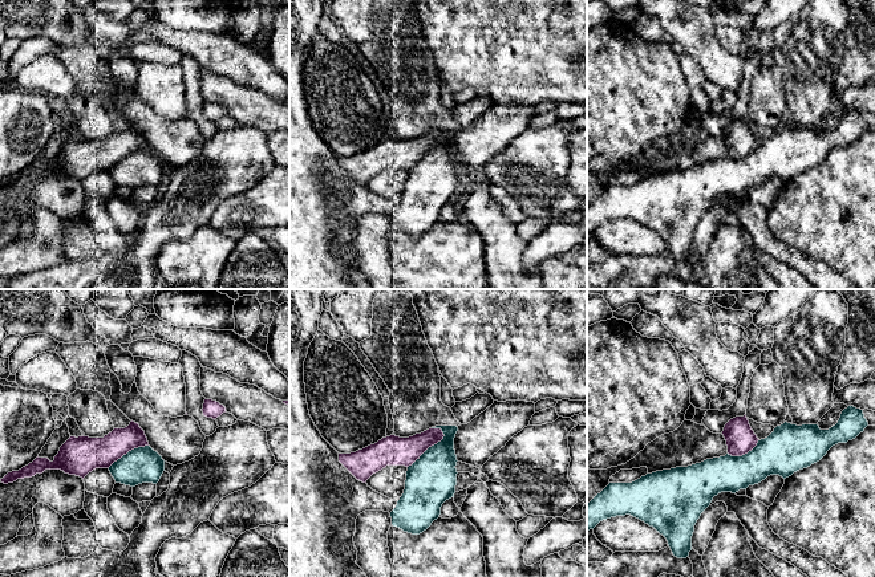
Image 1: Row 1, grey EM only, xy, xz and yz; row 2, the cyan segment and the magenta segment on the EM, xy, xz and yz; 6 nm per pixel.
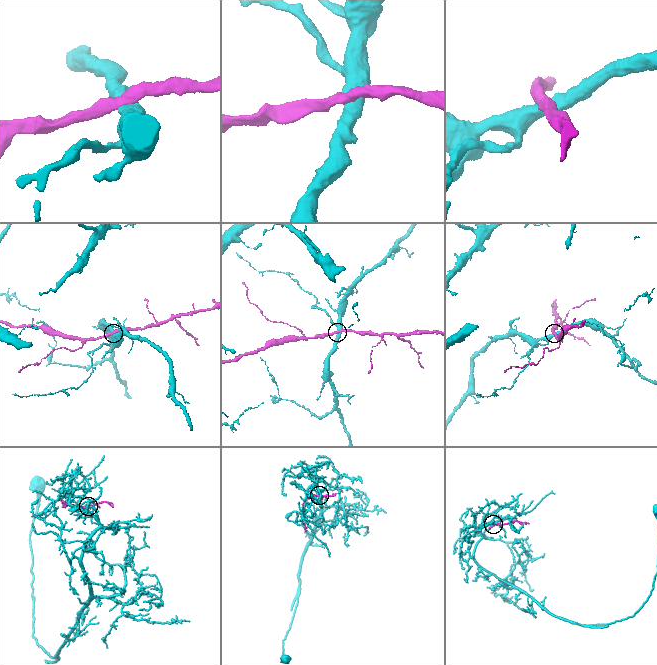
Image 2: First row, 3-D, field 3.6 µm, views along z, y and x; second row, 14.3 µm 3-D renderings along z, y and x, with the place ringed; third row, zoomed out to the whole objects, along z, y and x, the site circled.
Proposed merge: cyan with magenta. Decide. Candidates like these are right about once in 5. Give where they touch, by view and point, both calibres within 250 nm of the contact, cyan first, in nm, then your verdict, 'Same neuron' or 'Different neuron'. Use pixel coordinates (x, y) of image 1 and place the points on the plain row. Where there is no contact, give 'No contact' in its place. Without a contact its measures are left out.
Touches cyan at xz (432, 149). Thickness 300 nm (cyan) against 180 nm. Different neuron

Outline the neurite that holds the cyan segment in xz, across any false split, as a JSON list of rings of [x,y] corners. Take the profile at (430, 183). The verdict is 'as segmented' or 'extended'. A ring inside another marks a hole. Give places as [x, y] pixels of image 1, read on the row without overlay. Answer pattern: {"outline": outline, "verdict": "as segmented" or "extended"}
{"outline": [[[436,129],[441,131],[443,142],[429,150],[412,168],[408,170],[405,192],[396,211],[390,215],[392,228],[412,237],[420,237],[426,233],[441,218],[442,207],[454,200],[457,188],[457,158],[454,153],[454,141],[457,129]]], "verdict": "as segmented"}

